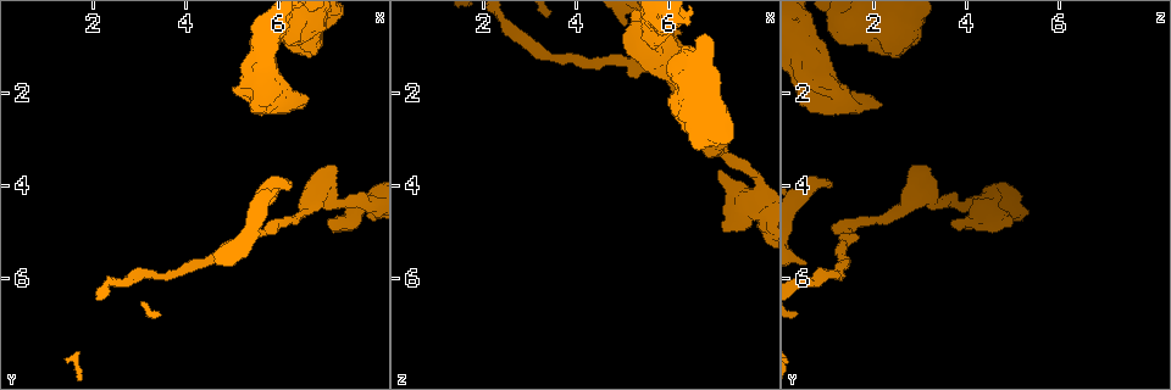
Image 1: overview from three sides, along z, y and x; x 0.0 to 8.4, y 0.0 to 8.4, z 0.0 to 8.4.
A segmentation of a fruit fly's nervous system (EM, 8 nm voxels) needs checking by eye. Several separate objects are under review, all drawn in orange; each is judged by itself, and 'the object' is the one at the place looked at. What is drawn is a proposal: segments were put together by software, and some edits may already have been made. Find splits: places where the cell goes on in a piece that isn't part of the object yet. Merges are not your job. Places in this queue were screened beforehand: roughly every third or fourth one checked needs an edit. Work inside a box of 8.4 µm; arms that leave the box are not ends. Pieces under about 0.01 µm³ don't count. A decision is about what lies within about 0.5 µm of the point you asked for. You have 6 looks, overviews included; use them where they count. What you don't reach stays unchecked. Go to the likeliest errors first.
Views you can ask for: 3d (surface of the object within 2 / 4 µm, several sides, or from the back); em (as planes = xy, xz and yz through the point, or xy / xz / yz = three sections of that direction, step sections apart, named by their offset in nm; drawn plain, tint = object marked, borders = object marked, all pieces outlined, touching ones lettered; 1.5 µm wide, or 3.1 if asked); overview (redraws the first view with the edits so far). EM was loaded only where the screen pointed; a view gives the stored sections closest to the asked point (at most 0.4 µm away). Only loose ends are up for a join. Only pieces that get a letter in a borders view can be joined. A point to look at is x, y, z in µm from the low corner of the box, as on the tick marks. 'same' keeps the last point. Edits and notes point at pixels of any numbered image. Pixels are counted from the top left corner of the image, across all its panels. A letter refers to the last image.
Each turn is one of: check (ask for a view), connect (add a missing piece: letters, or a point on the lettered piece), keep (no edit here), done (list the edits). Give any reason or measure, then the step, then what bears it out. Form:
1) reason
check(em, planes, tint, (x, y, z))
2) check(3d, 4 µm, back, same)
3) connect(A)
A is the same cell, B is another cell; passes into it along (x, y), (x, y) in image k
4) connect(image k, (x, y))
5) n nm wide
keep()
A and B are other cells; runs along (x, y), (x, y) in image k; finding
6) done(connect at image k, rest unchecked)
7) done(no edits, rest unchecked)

branch stops here
check(em, xy, step 4, borders, (6.25, 4.00, 1.05))

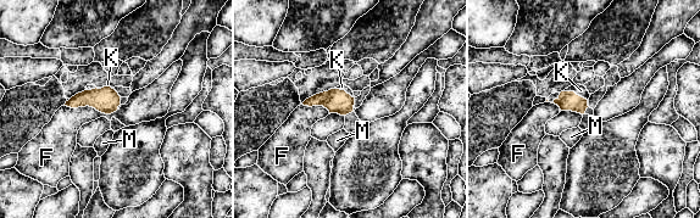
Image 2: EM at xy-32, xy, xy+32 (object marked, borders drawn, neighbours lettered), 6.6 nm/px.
connect(K)
K is the same cell, F and M are other cells; passes into it along (567, 100), (578, 95), (581, 90) in image 2; the cell continues

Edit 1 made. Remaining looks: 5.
free end
check(em, planes, borders, (6.55, 2.25, 2.20))

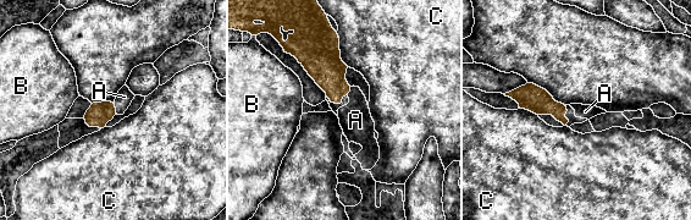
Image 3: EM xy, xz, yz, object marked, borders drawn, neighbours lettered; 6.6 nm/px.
connect(A)
A is the same cell, B and C are other cells; passes into it along (99, 114), (115, 108), (125, 97) in image 3; the cell continues

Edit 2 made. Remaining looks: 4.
check(overview)

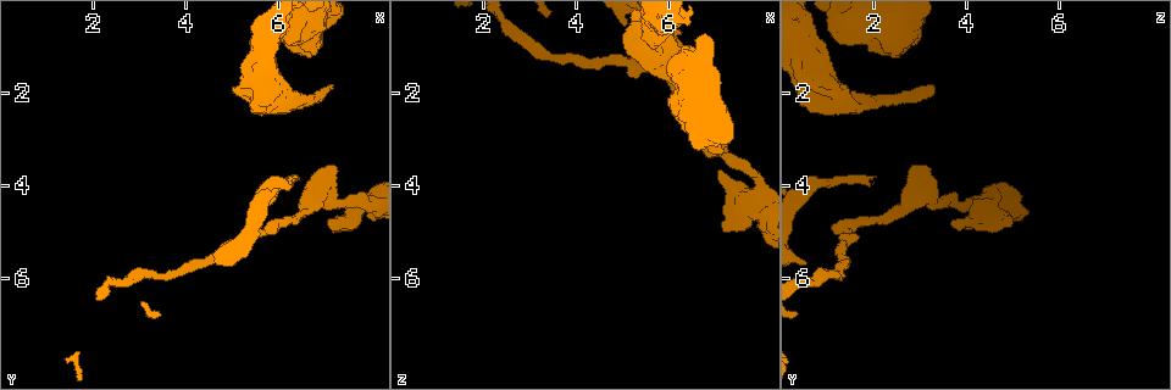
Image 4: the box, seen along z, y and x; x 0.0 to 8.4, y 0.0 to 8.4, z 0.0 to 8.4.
branch stops here
check(em, planes, borders, (7.20, 4.90, 4.90))

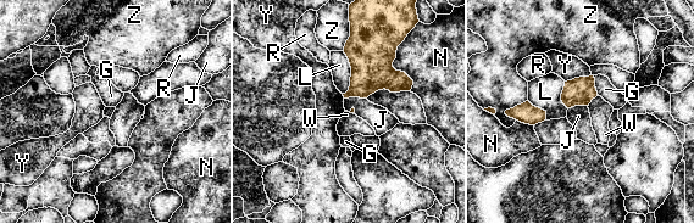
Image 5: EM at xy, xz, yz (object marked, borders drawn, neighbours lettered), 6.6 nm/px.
keep()
G, J, L, N, R, W, Y and Z are other cells; border along (366, 98), (344, 99) in image 5; no lettered piece goes on from it

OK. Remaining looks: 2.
done(connect at image 2, connect at image 3, rest unchecked)

